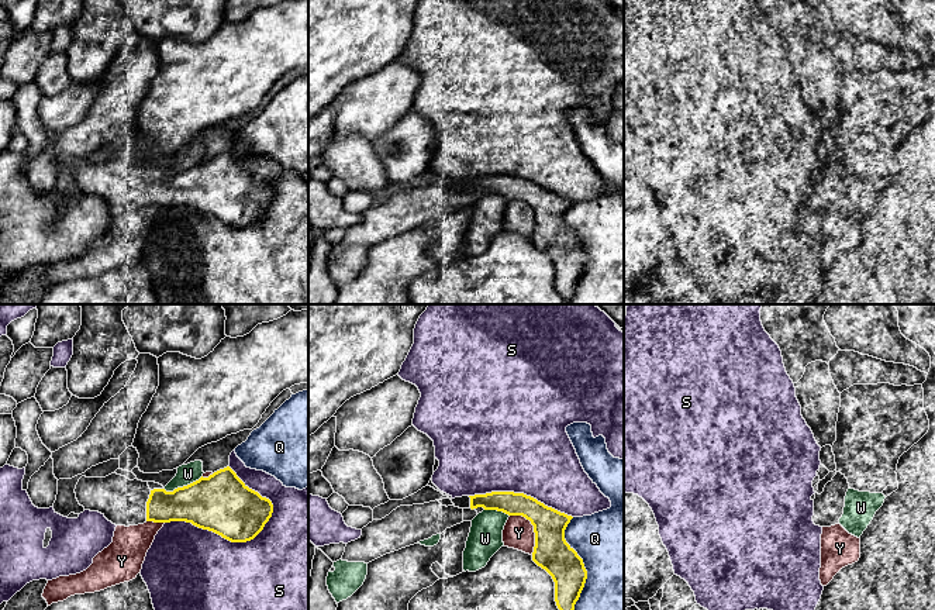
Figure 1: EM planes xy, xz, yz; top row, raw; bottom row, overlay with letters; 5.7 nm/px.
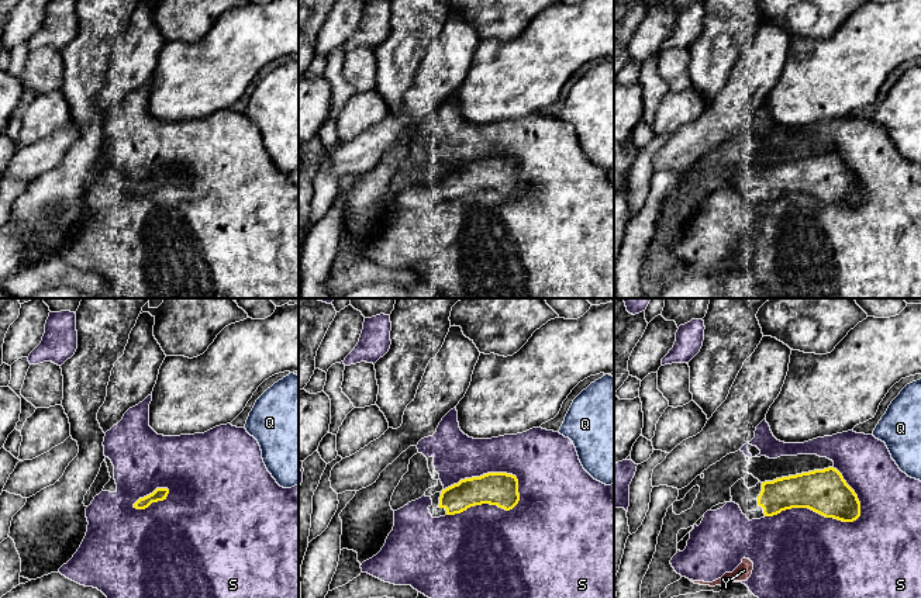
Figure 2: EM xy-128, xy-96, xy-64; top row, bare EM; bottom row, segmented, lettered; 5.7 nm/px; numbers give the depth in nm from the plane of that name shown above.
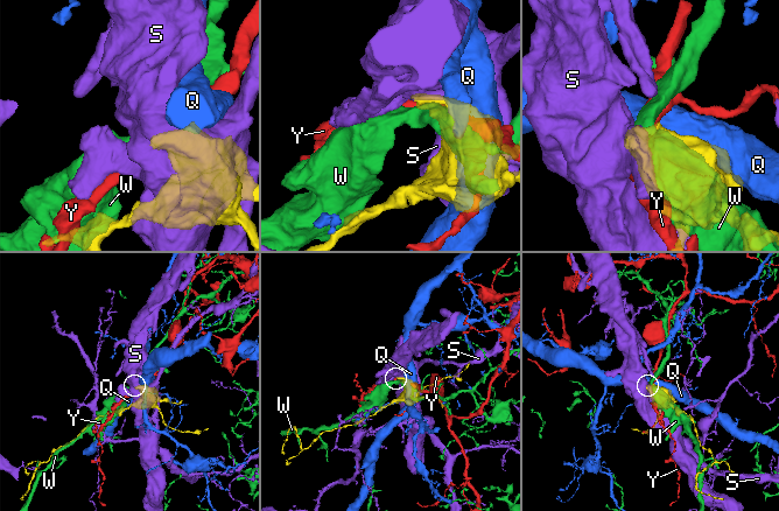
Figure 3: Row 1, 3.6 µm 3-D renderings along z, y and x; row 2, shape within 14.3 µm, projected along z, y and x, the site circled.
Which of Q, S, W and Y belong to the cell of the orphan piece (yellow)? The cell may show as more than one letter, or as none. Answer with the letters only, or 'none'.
none

